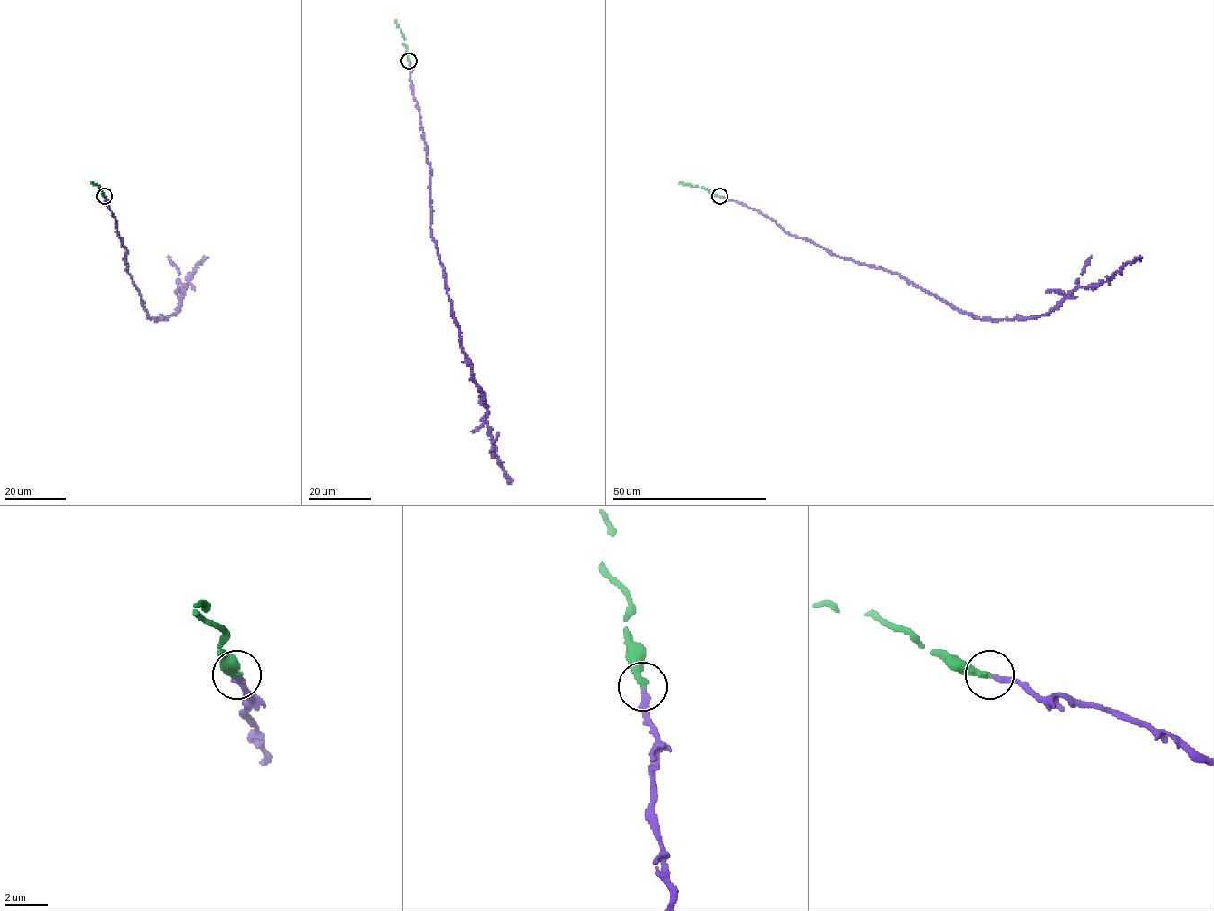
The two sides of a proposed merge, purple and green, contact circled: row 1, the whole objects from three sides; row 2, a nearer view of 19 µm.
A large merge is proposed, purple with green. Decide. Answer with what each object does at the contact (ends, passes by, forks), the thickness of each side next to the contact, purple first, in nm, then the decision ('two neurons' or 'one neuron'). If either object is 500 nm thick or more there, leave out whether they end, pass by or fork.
purple ends; green ends; calibres 280 and 320 nm; one neuron

